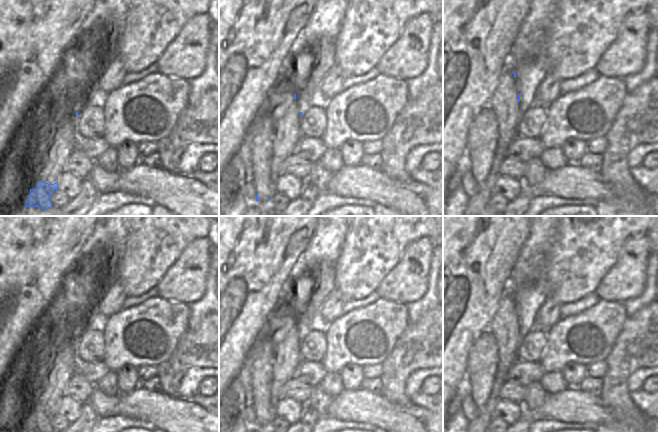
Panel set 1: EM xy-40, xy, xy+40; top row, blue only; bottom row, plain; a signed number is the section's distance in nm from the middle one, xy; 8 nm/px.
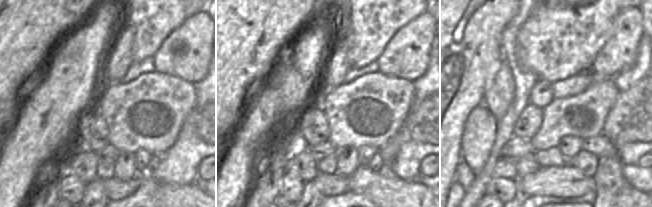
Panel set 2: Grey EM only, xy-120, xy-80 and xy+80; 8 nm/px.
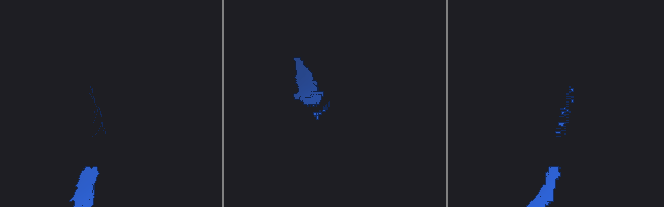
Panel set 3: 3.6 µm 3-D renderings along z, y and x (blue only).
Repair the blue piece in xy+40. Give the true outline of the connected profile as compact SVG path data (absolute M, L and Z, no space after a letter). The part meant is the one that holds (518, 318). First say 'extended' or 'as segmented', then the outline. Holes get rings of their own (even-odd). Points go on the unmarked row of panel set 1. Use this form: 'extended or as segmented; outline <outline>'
extended; outline M509 287L498 302L498 308L488 326L499 345L506 348L506 358L513 365L518 361L518 348L522 342L520 319L513 290Z

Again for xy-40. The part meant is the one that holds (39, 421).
as segmented; outline M39 405L35 413L30 413L25 431L51 432L50 420L58 415L58 406L48 408Z

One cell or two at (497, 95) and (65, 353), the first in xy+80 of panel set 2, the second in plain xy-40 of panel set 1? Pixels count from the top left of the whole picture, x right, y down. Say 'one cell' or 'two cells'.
one cell

